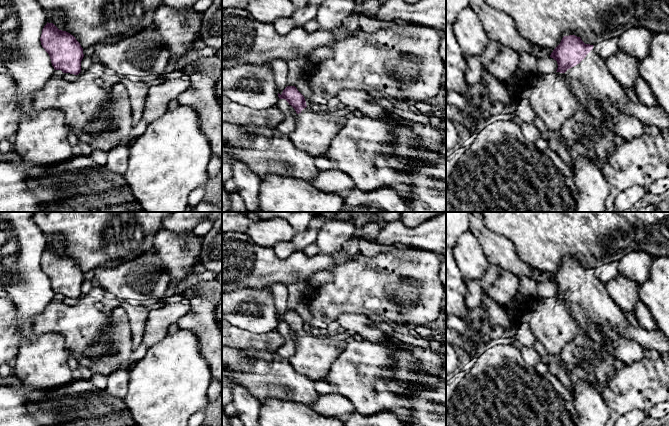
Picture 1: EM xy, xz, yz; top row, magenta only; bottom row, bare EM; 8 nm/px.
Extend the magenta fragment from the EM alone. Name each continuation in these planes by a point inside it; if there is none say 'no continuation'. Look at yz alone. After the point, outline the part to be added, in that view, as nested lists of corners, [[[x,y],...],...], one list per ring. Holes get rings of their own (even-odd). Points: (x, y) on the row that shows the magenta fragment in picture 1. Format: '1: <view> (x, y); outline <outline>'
1: yz (591, 78); outline [[[596,52],[587,55],[579,64],[568,69],[565,73],[565,80],[579,104],[575,114],[567,119],[559,130],[559,134],[567,141],[566,148],[571,157],[588,157],[593,162],[600,163],[616,149],[614,138],[618,136],[613,128],[612,121],[603,111],[605,104],[610,105],[619,113],[633,116],[640,120],[645,126],[656,126],[663,132],[669,132],[669,118],[660,107],[648,107],[638,101],[633,102],[626,91],[618,84],[610,73],[605,60]],[[587,98],[596,101],[603,114],[601,119],[595,118],[586,108]]]

